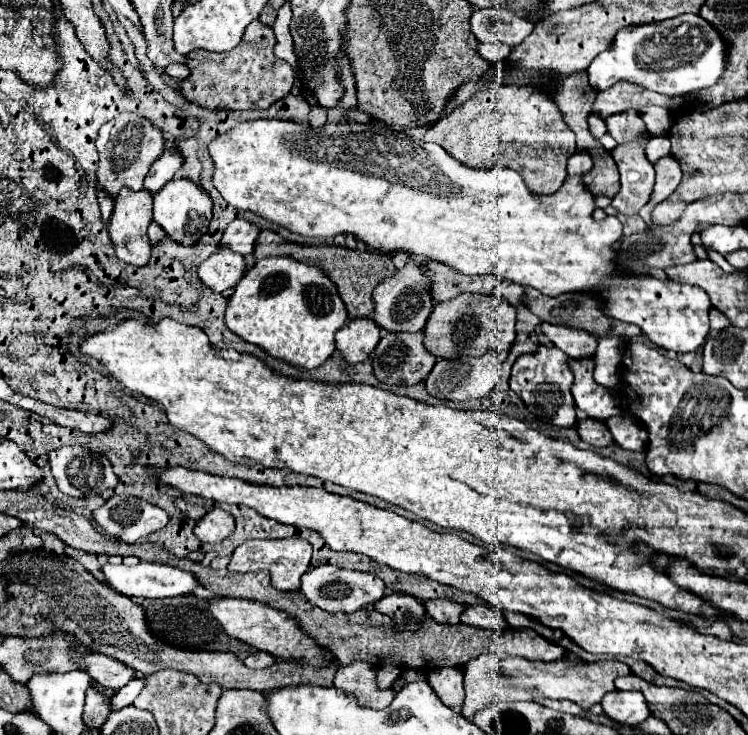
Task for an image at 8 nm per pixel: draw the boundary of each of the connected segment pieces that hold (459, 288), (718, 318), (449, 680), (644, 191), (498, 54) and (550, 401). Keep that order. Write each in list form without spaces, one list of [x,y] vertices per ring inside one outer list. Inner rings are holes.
[[[434,260],[424,262],[422,272],[432,282],[430,290],[432,290],[434,302],[446,302],[464,292],[492,294],[500,282],[496,276],[464,276],[458,270]]]
[[[712,308],[712,310],[710,310],[710,326],[712,326],[714,332],[720,332],[720,330],[724,330],[726,326],[730,326],[730,320],[728,320],[720,310]]]
[[[438,668],[428,674],[430,686],[434,686],[438,698],[446,702],[454,712],[462,714],[462,698],[464,698],[464,688],[462,688],[462,672],[458,668]]]
[[[636,140],[612,150],[620,172],[620,192],[612,198],[612,206],[624,214],[626,204],[646,204],[654,188],[654,168],[644,156],[648,140]]]
[[[480,44],[480,46],[478,46],[480,56],[486,58],[488,62],[492,62],[492,64],[502,62],[502,60],[510,54],[510,50],[512,50],[512,48],[506,48],[504,44]]]
[[[538,346],[538,354],[530,356],[520,356],[516,364],[512,366],[512,378],[510,378],[510,388],[522,398],[526,404],[528,412],[542,420],[550,422],[560,428],[570,428],[576,422],[576,408],[574,408],[574,398],[570,394],[572,386],[572,372],[568,368],[568,356],[560,352],[558,348],[546,348]]]

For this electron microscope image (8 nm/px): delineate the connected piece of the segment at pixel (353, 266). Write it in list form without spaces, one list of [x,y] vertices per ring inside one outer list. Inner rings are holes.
[[[262,230],[254,244],[254,260],[258,262],[258,260],[270,258],[270,256],[288,256],[298,262],[306,262],[306,264],[320,268],[338,286],[338,294],[348,310],[348,318],[352,318],[352,320],[368,318],[372,314],[374,286],[378,286],[378,282],[386,280],[388,276],[394,276],[394,272],[396,272],[396,268],[392,264],[392,256],[388,256],[388,254],[378,254],[374,250],[360,252],[360,250],[348,250],[348,248],[338,248],[338,246],[298,246],[298,244],[288,244],[288,242],[276,244],[272,240],[272,230]]]

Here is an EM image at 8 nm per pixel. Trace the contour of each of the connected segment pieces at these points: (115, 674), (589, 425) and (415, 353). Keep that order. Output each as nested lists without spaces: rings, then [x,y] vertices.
[[[86,654],[86,656],[80,656],[78,662],[82,666],[86,666],[86,672],[90,674],[90,678],[94,678],[96,682],[100,682],[102,686],[112,688],[112,690],[120,690],[130,680],[138,678],[136,670],[132,670],[124,662],[118,662],[104,654]]]
[[[586,418],[586,420],[580,420],[580,422],[578,422],[576,430],[578,430],[580,440],[584,440],[584,442],[588,442],[588,444],[592,444],[592,446],[604,448],[604,446],[610,446],[610,444],[612,444],[612,436],[610,436],[608,428],[604,426],[604,422]]]
[[[424,332],[384,334],[380,344],[376,346],[376,350],[372,352],[372,366],[374,366],[376,380],[380,380],[384,384],[390,384],[390,386],[394,386],[394,384],[412,386],[412,384],[422,382],[430,374],[432,366],[436,364],[436,358],[426,352],[426,348],[422,344],[422,338],[424,338]]]

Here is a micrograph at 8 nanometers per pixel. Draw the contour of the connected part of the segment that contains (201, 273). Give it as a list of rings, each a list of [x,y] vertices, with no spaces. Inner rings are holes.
[[[230,248],[216,250],[210,258],[206,258],[198,266],[198,278],[204,286],[208,286],[212,292],[224,292],[226,288],[232,288],[238,284],[238,280],[246,272],[246,262],[240,254],[232,252]]]

